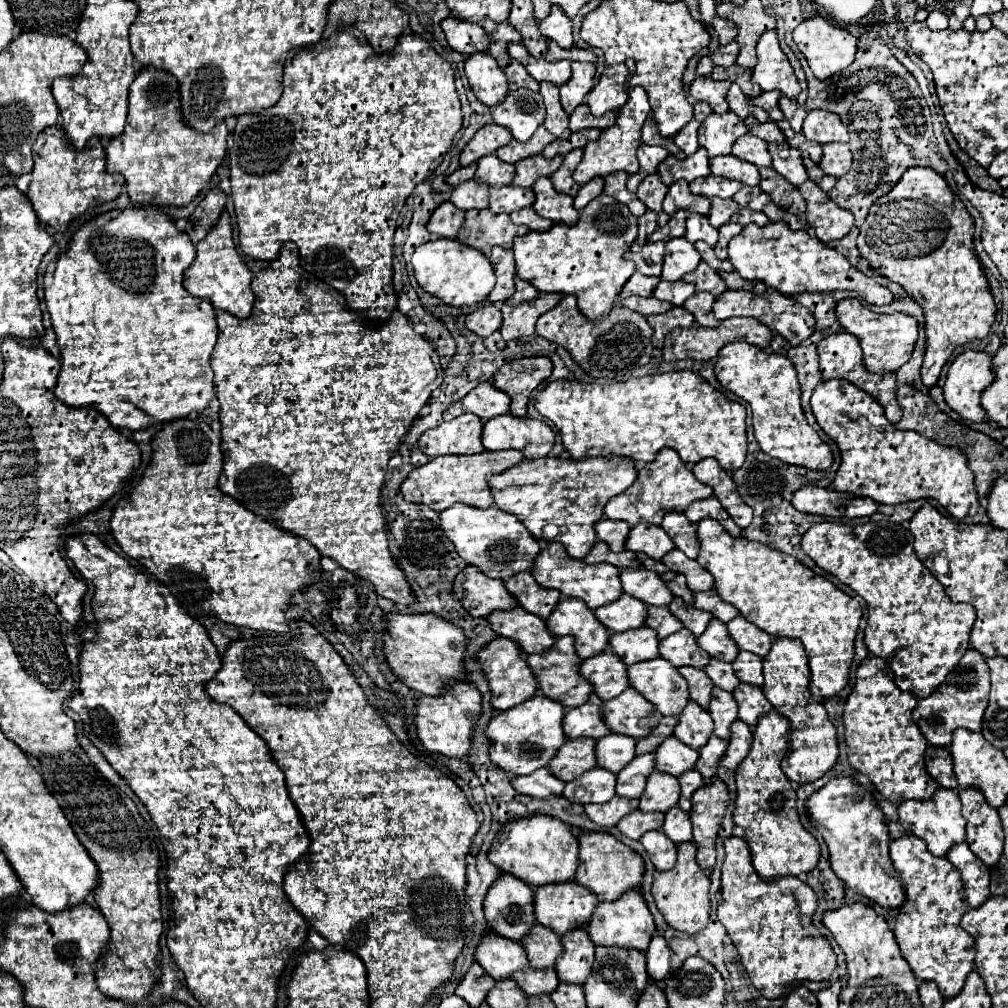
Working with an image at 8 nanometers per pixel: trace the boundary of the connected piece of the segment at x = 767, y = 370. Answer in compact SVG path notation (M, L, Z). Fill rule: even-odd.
M733 341L719 351L715 377L727 391L735 393L751 405L755 439L767 455L789 465L801 465L817 471L831 467L833 455L829 445L825 445L825 441L803 415L799 403L797 371L789 359L777 353L765 353L745 341Z

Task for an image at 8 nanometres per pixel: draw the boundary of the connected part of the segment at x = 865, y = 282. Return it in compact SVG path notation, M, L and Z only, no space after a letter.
M783 221L769 223L765 227L743 227L743 231L729 241L729 261L743 279L763 281L767 287L773 287L783 295L797 295L801 291L815 293L849 289L857 291L863 301L873 305L887 305L893 301L893 295L887 287L881 287L871 277L851 267L851 263L841 253L827 247L817 237L811 237L807 231L789 229L789 225Z

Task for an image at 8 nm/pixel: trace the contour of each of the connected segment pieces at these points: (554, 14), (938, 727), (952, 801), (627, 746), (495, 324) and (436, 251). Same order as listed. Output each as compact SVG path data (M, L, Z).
M551 5L551 11L545 19L539 21L539 31L547 39L557 41L559 47L569 49L573 45L573 35L571 35L571 19L561 11L561 7Z
M967 649L959 665L947 675L941 687L937 687L937 691L933 691L929 697L919 699L913 711L913 721L917 723L917 727L931 745L947 747L957 727L965 727L969 731L981 731L987 699L989 699L989 667L981 653L977 653L975 649Z
M939 787L927 801L903 801L899 805L899 823L907 833L921 837L927 843L927 849L937 857L945 857L953 845L965 841L965 819L961 815L961 801L955 789Z
M609 733L605 739L597 741L597 761L603 769L619 773L635 757L637 739L627 735Z
M487 303L487 305L475 309L473 313L467 315L465 325L467 325L467 329L471 329L477 335L489 337L493 331L497 331L501 327L501 311L499 311L499 305Z
M437 237L435 241L427 241L411 257L411 265L415 269L415 279L417 283L431 295L439 297L443 303L453 305L453 307L469 307L475 303L481 303L487 299L495 285L495 275L493 275L493 265L481 251L473 247L461 245L457 239L445 239Z

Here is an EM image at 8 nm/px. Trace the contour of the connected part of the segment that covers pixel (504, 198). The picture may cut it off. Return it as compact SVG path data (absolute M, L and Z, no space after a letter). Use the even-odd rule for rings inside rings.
M505 185L505 187L495 187L491 191L491 203L489 209L493 213L511 213L523 207L531 207L533 205L533 191L531 187L513 187L513 185Z

